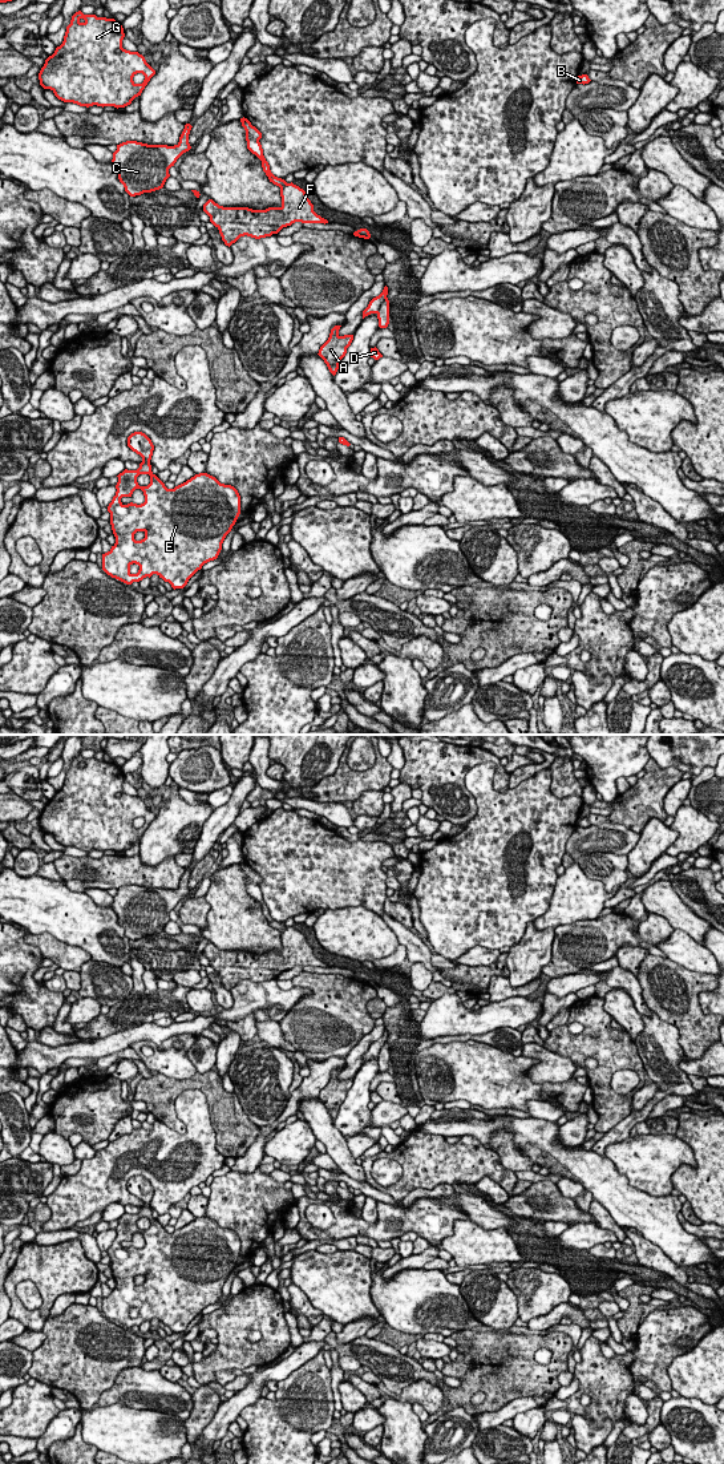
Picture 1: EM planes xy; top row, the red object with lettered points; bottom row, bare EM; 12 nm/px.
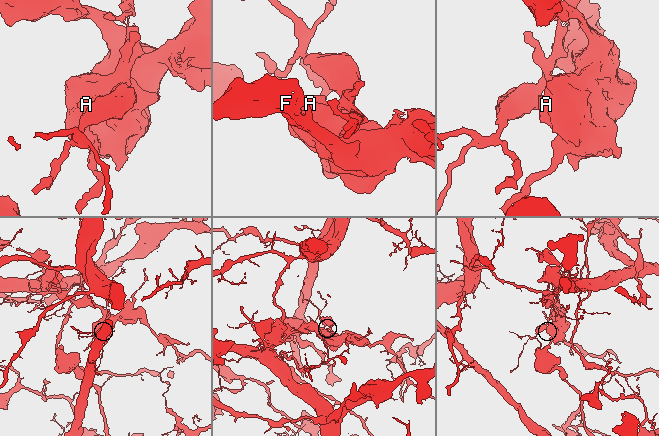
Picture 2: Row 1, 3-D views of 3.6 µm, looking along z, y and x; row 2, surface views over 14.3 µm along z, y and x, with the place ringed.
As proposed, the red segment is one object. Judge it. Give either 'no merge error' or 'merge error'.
merge error

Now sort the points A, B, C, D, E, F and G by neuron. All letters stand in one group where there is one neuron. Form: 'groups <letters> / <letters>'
groups A B C E F G / D

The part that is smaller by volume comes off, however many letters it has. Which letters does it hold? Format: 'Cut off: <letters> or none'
Cut off: D

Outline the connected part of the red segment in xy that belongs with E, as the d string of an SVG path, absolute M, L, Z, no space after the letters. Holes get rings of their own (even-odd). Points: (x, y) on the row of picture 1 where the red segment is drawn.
M134 432L128 437L128 446L142 457L142 462L137 470L125 469L117 476L117 492L108 506L116 543L102 554L102 570L126 585L157 574L174 590L183 589L205 563L218 558L226 535L240 514L240 496L234 486L221 484L207 473L195 474L174 489L167 489L151 472L151 440L142 432ZM139 474L150 476L147 486L138 485ZM136 489L143 492L145 502L124 505L121 498L132 497Z

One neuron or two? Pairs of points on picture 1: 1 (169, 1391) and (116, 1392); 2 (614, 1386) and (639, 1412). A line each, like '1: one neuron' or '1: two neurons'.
1: one neuron
2: two neurons

